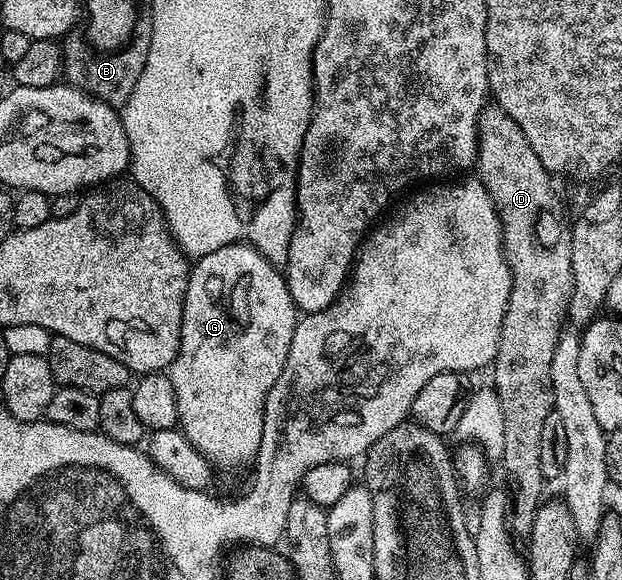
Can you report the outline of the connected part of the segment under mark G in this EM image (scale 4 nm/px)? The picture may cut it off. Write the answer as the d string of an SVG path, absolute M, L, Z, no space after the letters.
M238 243L219 247L219 251L211 251L211 255L203 255L196 258L195 264L189 270L189 282L185 292L185 306L183 307L183 327L181 328L181 352L173 360L173 364L167 370L167 376L171 379L175 397L177 399L177 418L179 428L185 438L202 453L209 464L214 467L222 465L225 469L233 469L236 465L245 465L257 452L263 449L263 442L267 437L267 410L265 400L277 384L282 380L281 372L283 363L287 363L287 351L291 351L291 339L295 335L295 327L299 320L299 310L291 299L289 282L285 280L282 270L271 264L268 259L248 243Z

